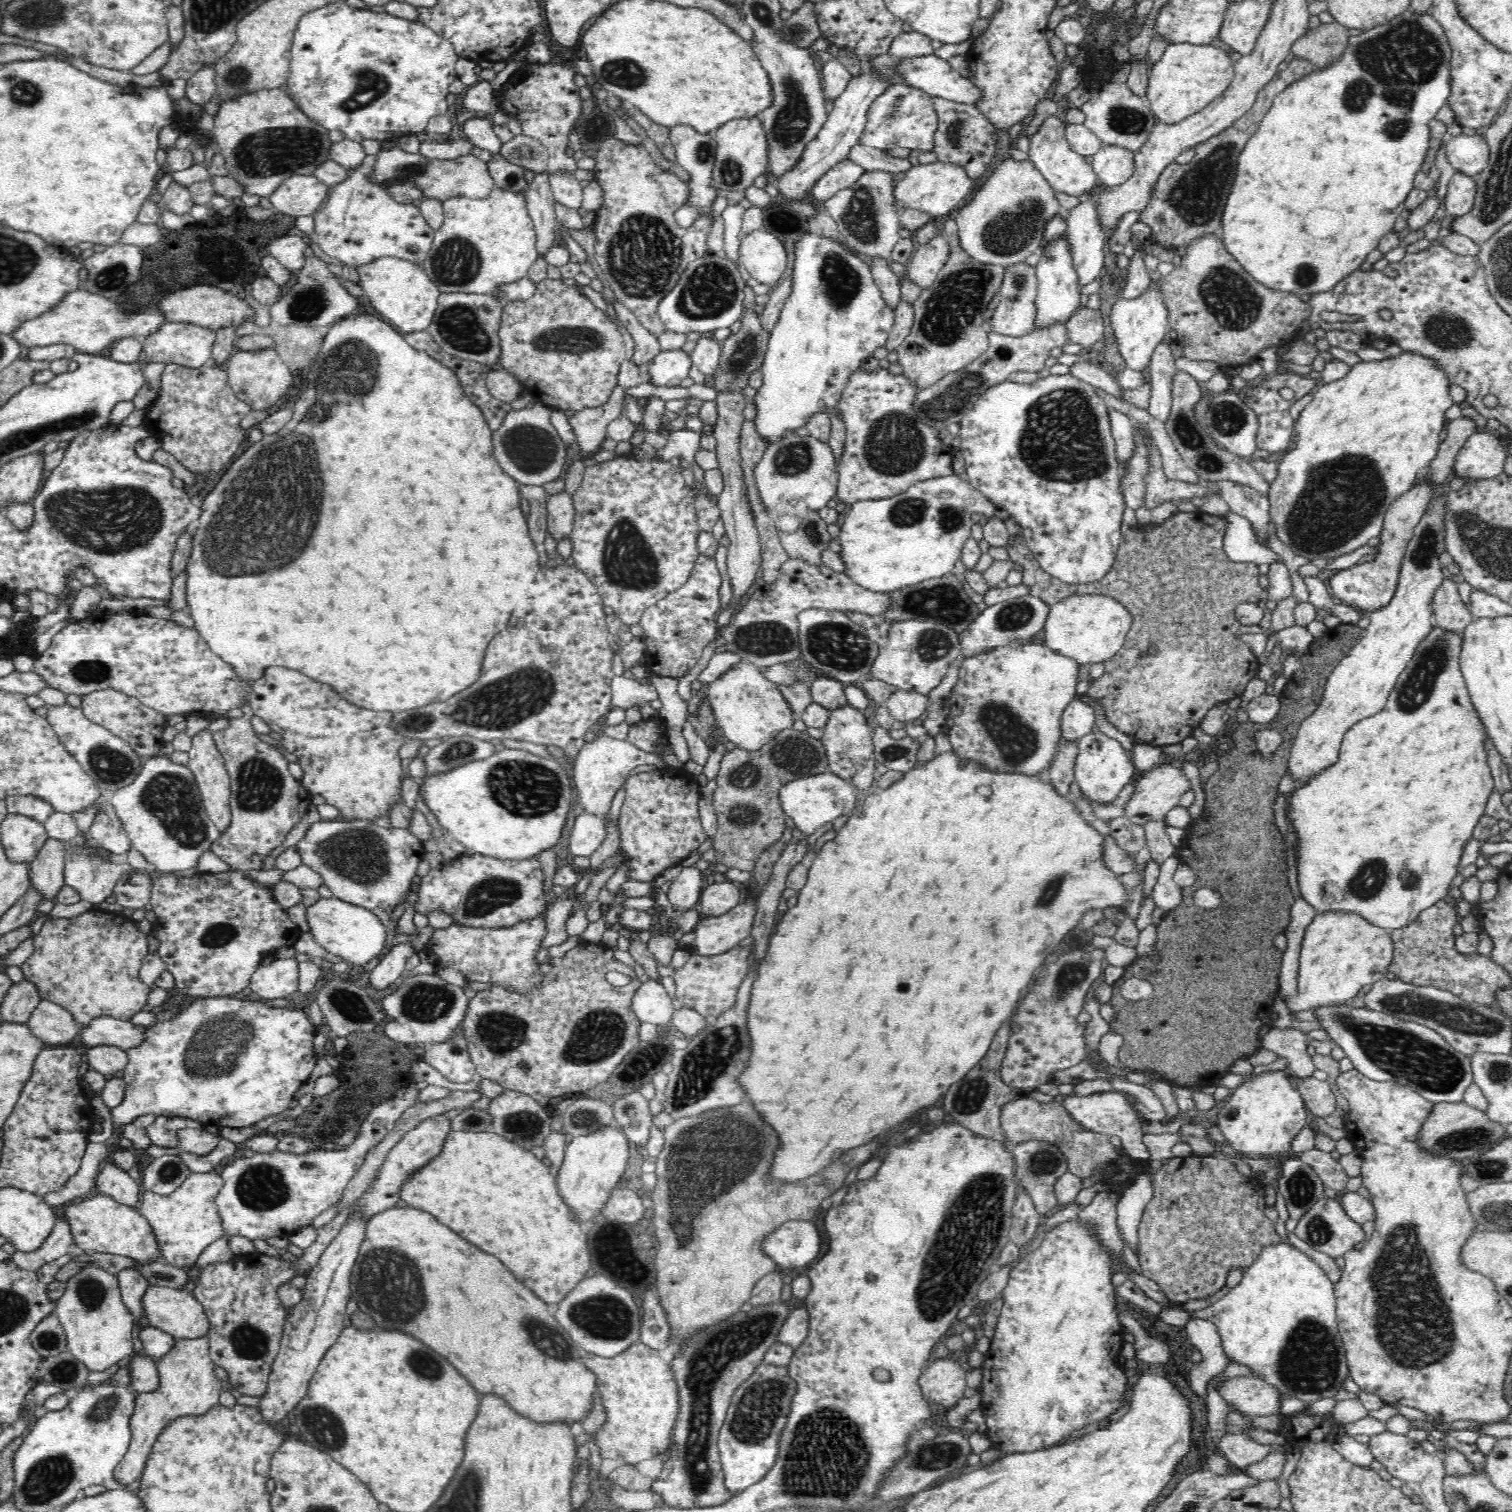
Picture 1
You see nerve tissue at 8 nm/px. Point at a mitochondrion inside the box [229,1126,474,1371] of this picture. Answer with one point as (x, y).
(382, 1275)

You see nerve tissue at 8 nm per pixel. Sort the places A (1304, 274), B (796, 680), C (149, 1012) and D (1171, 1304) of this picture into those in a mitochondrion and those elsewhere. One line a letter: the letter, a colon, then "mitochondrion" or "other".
A: mitochondrion
B: mitochondrion
C: other
D: other

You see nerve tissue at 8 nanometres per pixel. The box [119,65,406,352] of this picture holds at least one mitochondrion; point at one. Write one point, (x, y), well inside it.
(273, 152)

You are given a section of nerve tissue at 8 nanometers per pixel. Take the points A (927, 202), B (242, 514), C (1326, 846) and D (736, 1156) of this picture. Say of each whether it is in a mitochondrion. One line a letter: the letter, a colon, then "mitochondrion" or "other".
A: other
B: mitochondrion
C: other
D: mitochondrion

